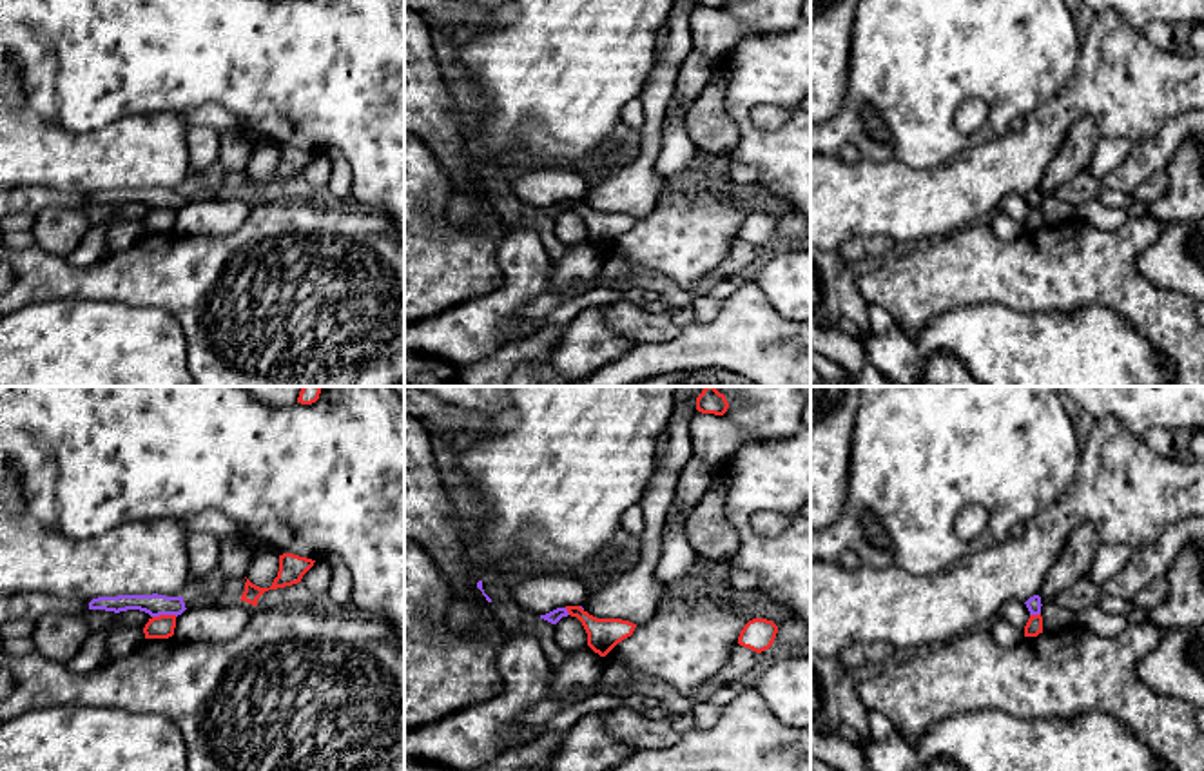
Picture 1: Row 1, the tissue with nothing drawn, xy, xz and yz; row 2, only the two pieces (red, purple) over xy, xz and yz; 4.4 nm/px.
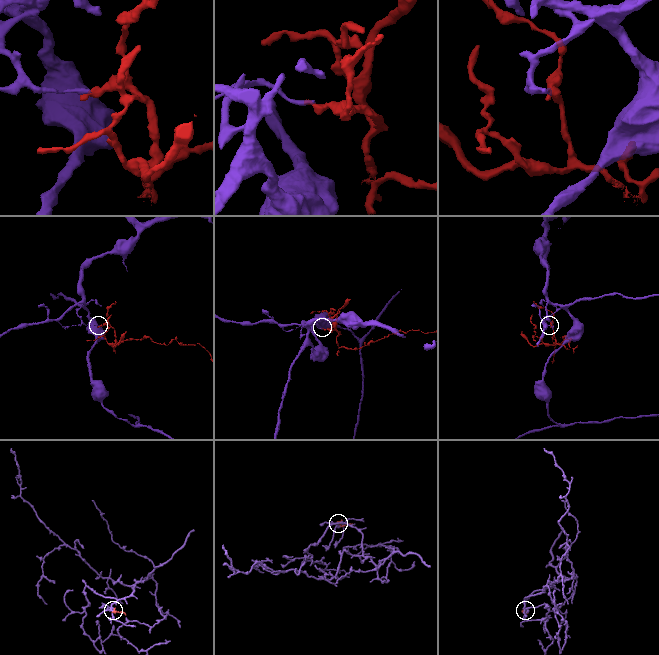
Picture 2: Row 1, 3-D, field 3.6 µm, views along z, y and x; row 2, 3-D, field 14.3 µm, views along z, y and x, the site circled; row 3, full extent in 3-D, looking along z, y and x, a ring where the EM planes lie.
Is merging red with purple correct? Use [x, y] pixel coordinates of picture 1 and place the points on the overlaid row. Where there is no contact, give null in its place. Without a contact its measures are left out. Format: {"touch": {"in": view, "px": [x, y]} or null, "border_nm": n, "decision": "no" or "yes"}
{"touch": {"in": "xy", "px": [164, 615]}, "border_nm": 110, "decision": "no"}

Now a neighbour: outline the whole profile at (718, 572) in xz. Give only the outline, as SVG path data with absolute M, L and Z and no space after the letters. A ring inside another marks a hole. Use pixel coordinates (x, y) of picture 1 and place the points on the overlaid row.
M729 561L702 562L698 571L709 581L722 584L723 588L729 588L733 564Z

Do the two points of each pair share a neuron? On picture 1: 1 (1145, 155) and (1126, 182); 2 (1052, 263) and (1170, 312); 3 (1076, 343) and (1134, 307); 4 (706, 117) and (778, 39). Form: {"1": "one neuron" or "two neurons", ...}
{"1": "one neuron", "2": "one neuron", "3": "two neurons", "4": "two neurons"}

